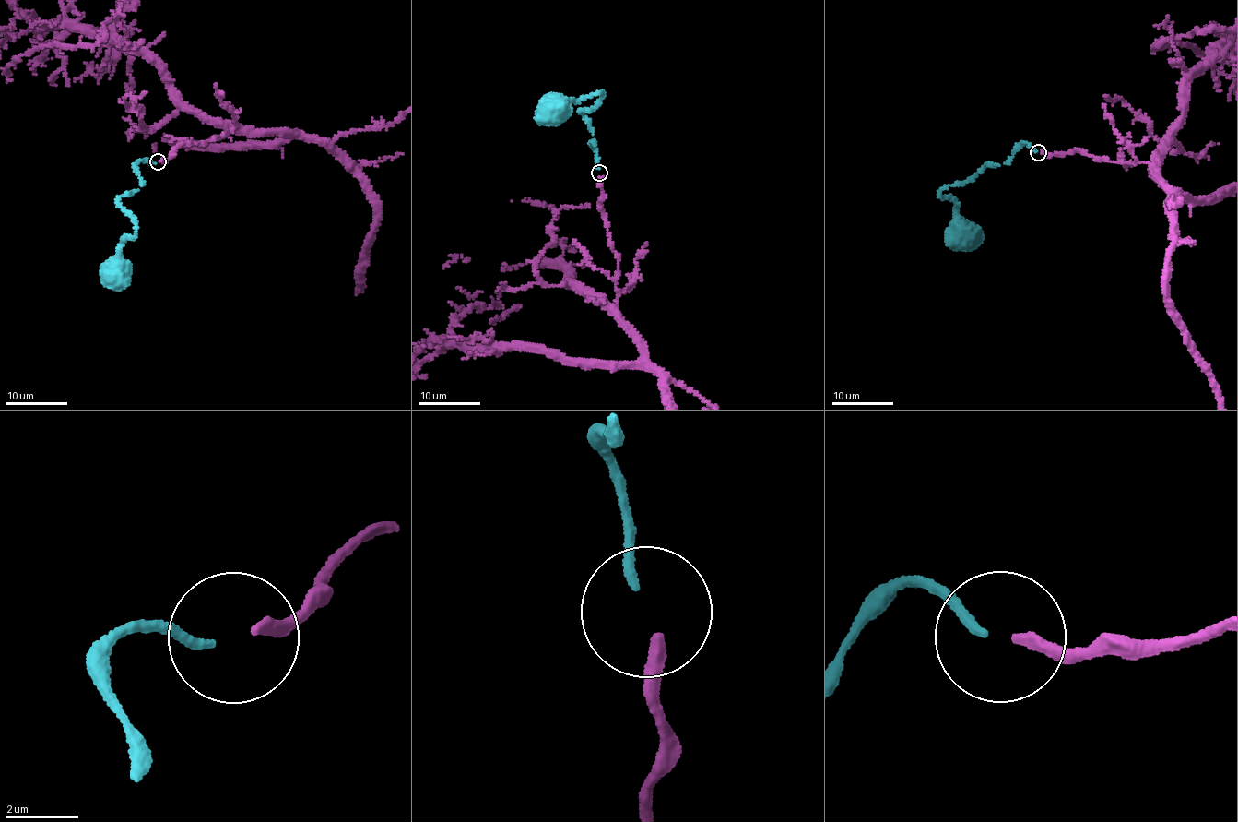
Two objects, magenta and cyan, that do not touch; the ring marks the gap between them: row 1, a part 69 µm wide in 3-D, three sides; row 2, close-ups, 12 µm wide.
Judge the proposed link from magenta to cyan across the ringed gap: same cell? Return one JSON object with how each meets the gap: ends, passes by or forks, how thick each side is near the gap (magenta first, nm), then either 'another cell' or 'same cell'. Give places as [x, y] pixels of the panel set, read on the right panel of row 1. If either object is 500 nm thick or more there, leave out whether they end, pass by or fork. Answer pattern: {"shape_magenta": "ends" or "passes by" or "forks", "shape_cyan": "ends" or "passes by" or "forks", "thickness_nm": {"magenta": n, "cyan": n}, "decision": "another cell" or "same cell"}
{"shape_magenta": "ends", "shape_cyan": "ends", "thickness_nm": {"magenta": 360, "cyan": 280}, "decision": "same cell"}

